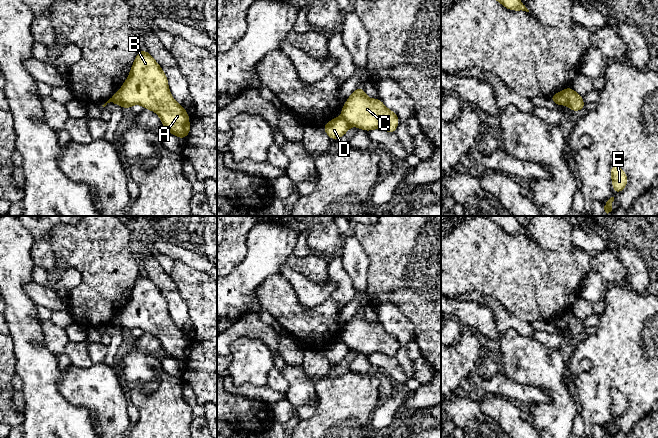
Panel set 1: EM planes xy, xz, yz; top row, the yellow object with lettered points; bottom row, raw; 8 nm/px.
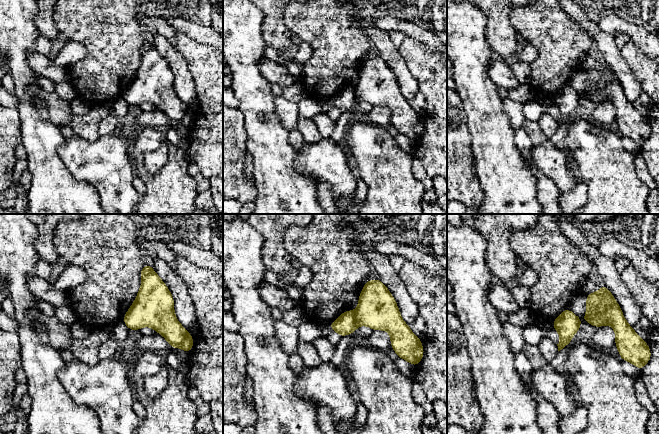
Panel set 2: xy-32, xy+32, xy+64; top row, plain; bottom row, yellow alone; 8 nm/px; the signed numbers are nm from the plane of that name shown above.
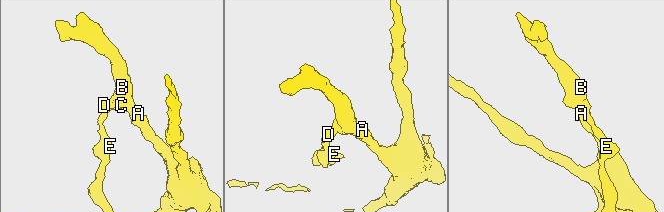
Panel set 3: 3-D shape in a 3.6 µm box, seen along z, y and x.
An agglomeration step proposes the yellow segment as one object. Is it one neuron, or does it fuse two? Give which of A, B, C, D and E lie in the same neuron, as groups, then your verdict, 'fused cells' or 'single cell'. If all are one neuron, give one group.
A B C / D E | fused cells

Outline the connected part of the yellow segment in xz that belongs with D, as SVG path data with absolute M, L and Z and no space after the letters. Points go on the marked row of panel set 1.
M333 118L330 122L326 123L323 127L329 138L338 139L346 134L350 128L350 124L343 118Z

